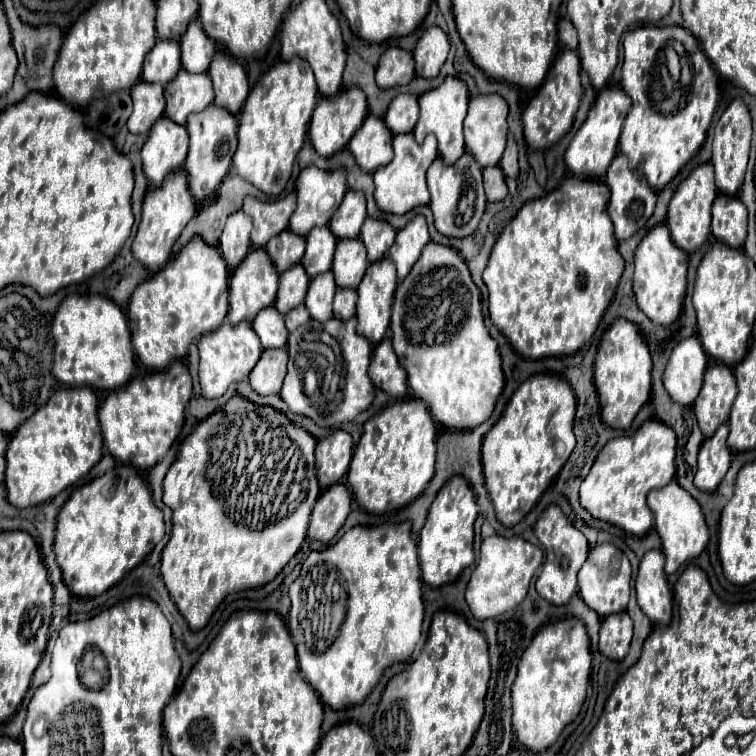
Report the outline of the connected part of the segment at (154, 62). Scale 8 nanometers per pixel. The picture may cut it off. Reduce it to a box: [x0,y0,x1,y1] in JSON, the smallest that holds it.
[143,41,181,85]

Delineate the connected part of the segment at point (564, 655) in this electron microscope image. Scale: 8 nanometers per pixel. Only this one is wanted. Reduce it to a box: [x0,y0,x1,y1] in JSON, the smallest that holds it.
[513,617,591,753]

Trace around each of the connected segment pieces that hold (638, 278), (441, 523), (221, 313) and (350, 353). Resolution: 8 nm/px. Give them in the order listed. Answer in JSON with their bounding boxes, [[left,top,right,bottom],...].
[[633,223,687,325],[419,477,477,587],[129,241,229,369],[281,317,373,427]]

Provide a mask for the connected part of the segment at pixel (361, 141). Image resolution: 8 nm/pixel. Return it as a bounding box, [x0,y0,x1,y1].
[349,115,393,173]

